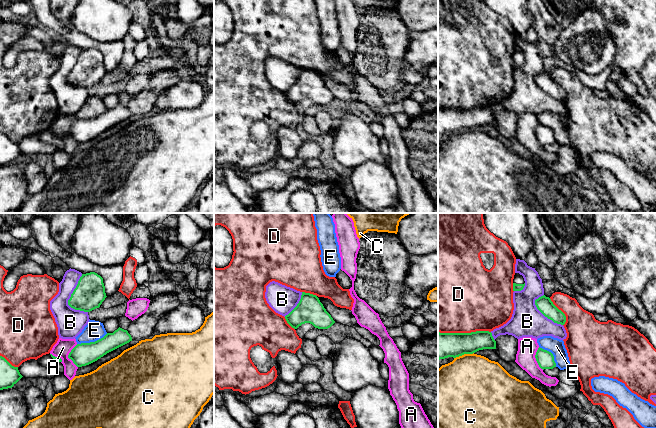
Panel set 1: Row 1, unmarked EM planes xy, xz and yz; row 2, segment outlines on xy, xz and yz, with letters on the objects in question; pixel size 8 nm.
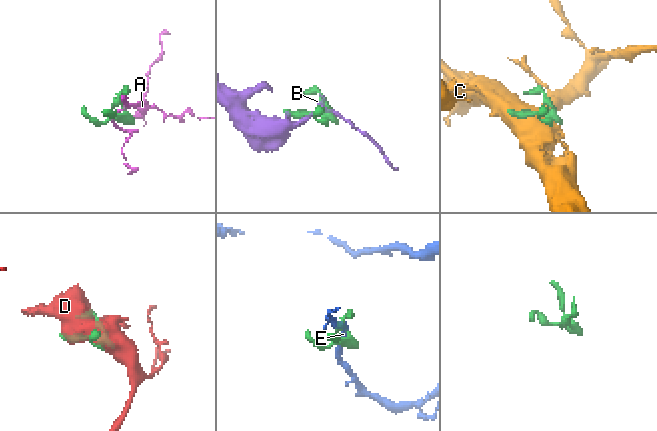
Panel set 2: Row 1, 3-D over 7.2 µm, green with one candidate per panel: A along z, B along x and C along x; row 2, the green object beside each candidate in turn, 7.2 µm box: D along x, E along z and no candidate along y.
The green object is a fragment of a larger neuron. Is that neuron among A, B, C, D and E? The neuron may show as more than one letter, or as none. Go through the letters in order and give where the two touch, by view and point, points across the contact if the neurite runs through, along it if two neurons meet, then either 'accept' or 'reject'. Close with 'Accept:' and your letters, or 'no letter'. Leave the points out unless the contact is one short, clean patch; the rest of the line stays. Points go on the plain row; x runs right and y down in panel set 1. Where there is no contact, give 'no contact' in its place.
A: contact xy (68, 132); reject
B: contact xy (69, 75); reject
C: contact yz (463, 130); reject
D: contact yz (464, 109); reject
E: contact xy (92, 118); reject
Accept: no letter

